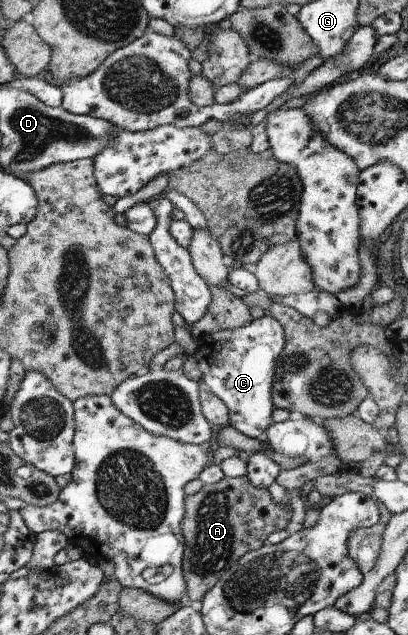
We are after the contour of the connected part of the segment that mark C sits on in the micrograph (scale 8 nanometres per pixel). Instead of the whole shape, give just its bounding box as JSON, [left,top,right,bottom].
[193,316,284,439]

